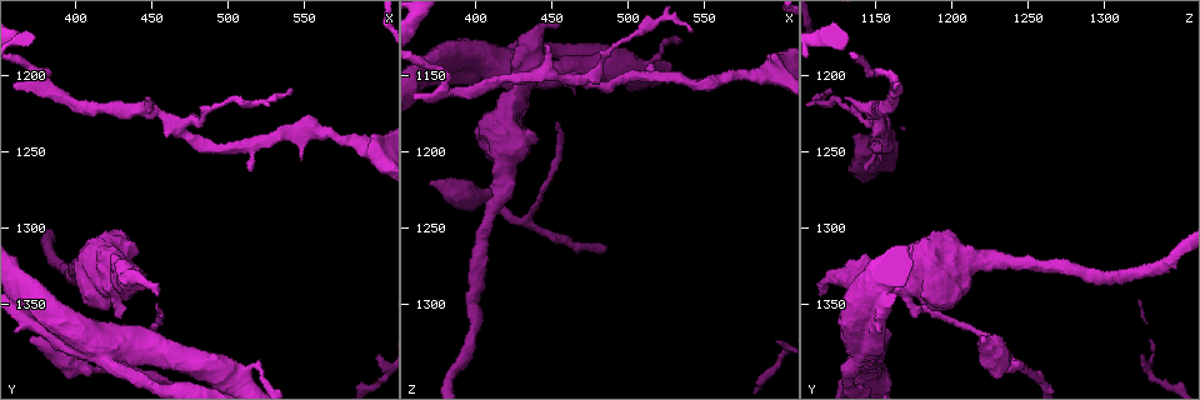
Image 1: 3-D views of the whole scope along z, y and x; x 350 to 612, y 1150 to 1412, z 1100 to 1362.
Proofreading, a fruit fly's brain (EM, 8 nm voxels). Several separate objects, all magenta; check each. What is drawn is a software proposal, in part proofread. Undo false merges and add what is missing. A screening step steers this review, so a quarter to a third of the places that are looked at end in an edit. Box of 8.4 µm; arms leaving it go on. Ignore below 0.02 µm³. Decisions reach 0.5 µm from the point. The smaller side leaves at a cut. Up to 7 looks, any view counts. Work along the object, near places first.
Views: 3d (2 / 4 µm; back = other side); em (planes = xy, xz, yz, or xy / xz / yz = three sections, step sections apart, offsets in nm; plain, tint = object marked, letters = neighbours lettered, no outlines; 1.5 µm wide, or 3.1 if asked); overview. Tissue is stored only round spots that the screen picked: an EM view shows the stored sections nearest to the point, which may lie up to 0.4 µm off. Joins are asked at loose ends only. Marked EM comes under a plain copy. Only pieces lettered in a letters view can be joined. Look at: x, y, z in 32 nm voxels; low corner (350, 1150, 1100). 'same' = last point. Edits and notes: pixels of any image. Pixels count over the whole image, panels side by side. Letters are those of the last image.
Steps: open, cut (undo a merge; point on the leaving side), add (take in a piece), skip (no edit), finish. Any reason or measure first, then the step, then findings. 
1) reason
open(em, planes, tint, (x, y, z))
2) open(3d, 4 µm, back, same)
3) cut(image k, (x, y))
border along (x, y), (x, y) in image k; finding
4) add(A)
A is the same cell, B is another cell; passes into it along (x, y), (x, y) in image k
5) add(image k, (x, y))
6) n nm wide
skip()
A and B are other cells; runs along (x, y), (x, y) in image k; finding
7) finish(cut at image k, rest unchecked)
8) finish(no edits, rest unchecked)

an open end
open(3d, 4 µm, (446, 1216, 1130))

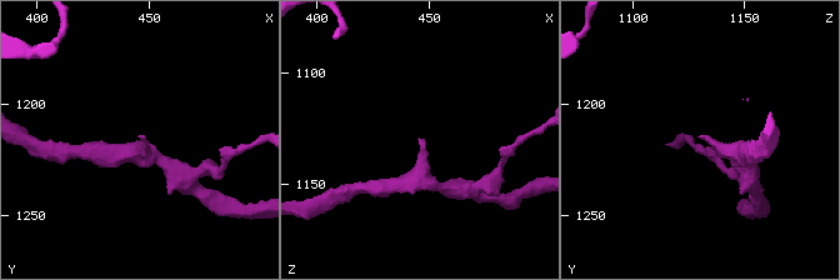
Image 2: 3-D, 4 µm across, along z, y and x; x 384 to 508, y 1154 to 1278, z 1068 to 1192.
need the tissue
open(em, xz, step 4, tint, (446, 1216, 1130))

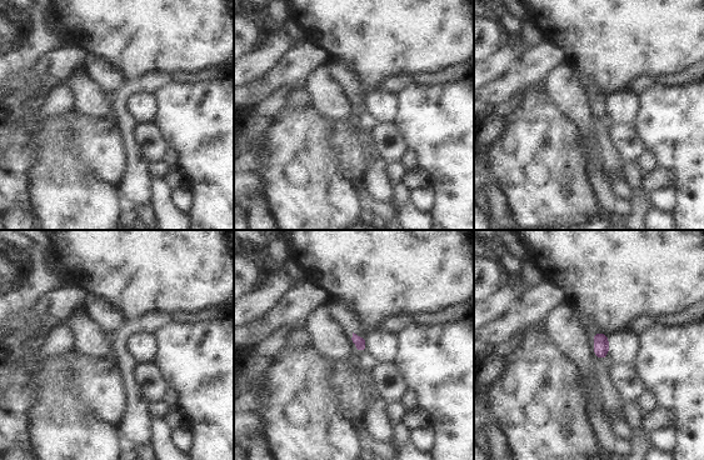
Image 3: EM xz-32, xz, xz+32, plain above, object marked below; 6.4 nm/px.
cut it another way
open(em, planes, letters, same)

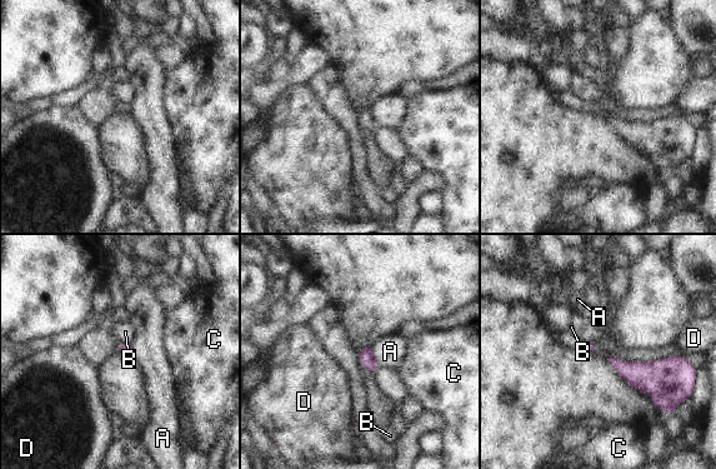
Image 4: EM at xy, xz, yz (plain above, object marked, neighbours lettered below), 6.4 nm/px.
skip()
A, B, C and D are other cells; border along (123, 342), (131, 344) in image 4; no lettered piece goes on from it

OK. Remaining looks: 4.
free end
open(em, planes, letters, (454, 1352, 1180))

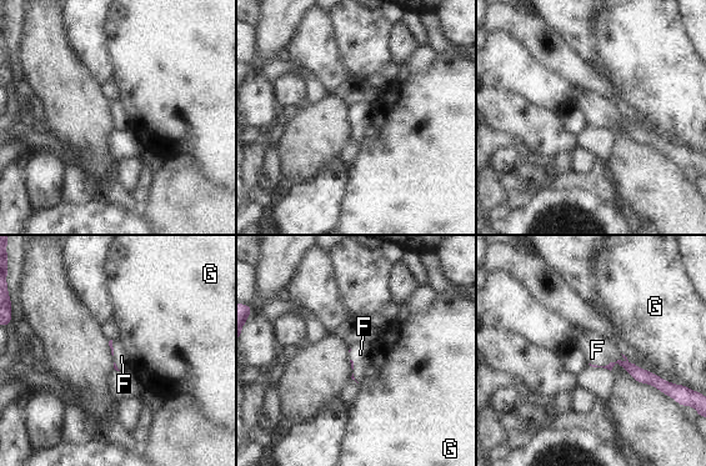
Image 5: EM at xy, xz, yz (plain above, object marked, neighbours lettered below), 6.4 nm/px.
add(F)
F is the same cell, G is another cell; it goes on there

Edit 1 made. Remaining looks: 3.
free end
open(em, planes, letters, (548, 1256, 1154))

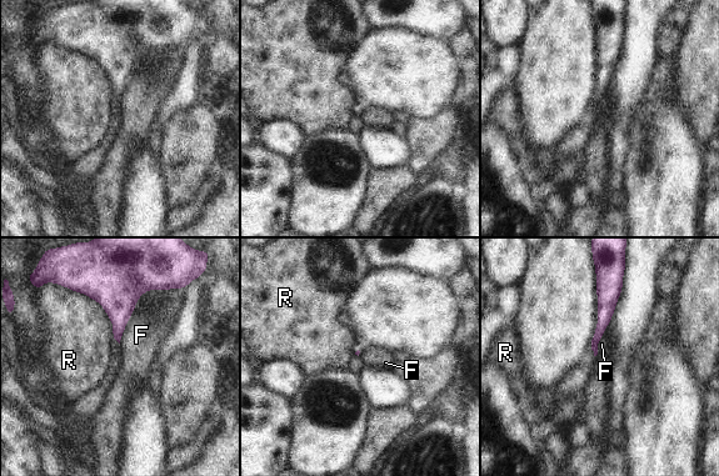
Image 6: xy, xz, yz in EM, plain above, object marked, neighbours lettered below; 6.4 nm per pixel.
R touches over 260 nm
skip()
F and R are other cells; none of them fits

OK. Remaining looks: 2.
finish(add at image 5, rest unchecked)

